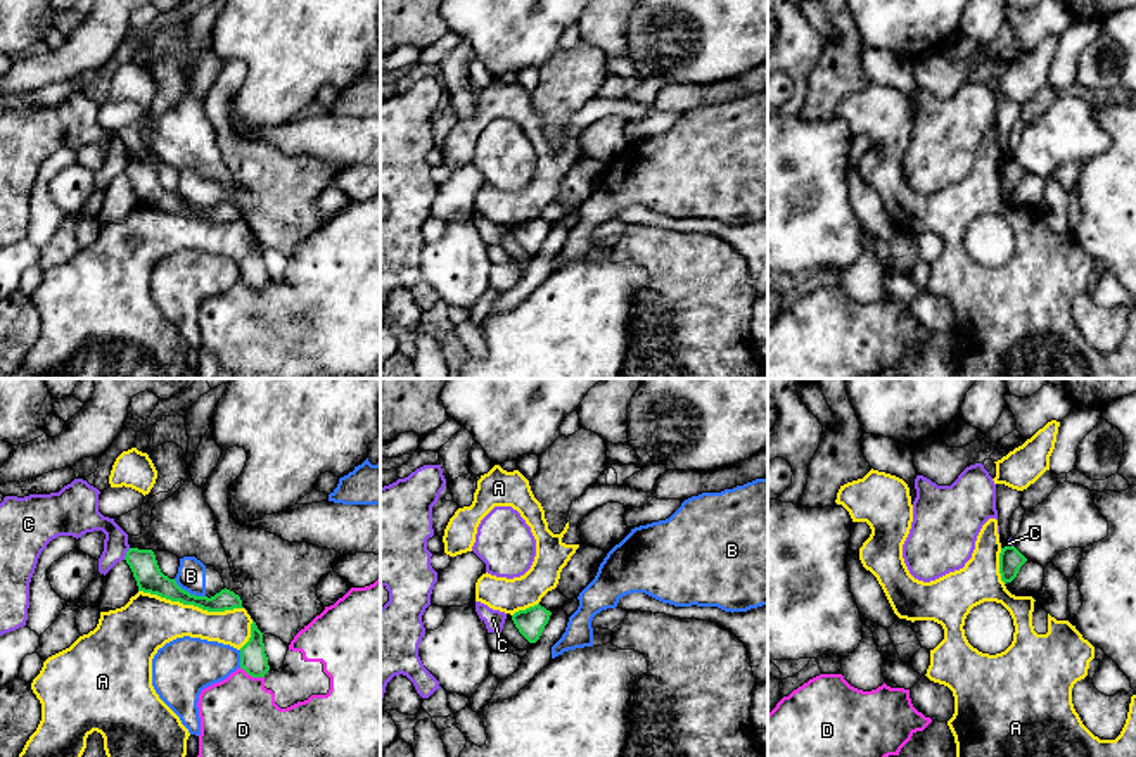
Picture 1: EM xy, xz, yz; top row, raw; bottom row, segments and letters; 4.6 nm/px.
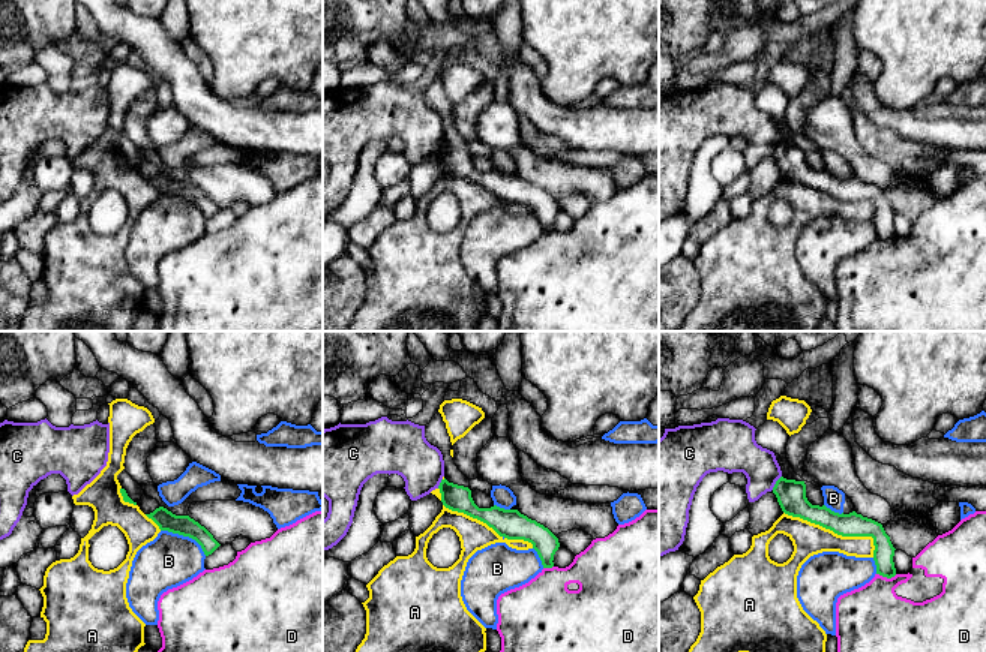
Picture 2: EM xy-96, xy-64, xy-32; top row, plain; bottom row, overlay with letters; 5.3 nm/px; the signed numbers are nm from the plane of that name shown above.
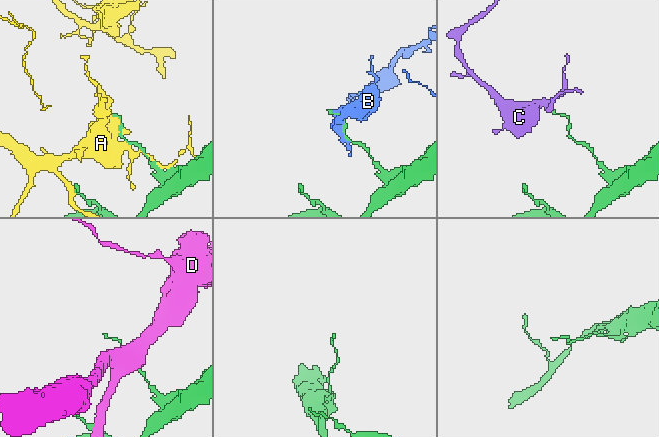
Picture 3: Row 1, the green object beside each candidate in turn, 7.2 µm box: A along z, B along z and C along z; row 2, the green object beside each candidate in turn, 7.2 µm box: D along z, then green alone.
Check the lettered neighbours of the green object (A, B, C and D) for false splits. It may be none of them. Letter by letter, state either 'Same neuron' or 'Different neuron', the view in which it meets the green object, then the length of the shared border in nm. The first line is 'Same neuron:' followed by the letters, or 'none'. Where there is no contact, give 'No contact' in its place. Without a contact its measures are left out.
Same neuron: none
A: Different neuron. Touches green in xy. Shared border 500 nm
B: Different neuron. Touches green in xy. Shared border 170 nm
C: Different neuron. Touches green in xy. Shared border 70 nm
D: Different neuron. Touches green in xy. Shared border 130 nm

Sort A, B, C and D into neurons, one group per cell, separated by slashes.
A / B / C / D

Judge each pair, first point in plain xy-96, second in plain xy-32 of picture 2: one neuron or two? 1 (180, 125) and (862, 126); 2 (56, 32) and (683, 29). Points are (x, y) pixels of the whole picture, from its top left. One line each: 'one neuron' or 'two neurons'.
1: two neurons
2: one neuron

